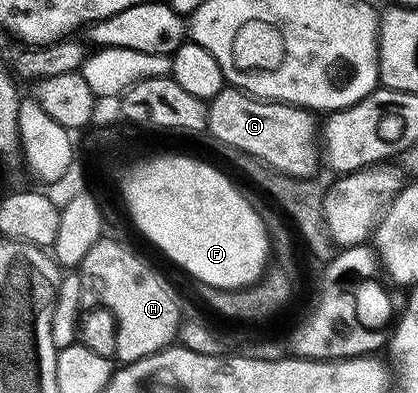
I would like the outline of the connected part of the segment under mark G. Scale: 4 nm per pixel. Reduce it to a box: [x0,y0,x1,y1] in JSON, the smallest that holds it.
[206,86,320,178]

